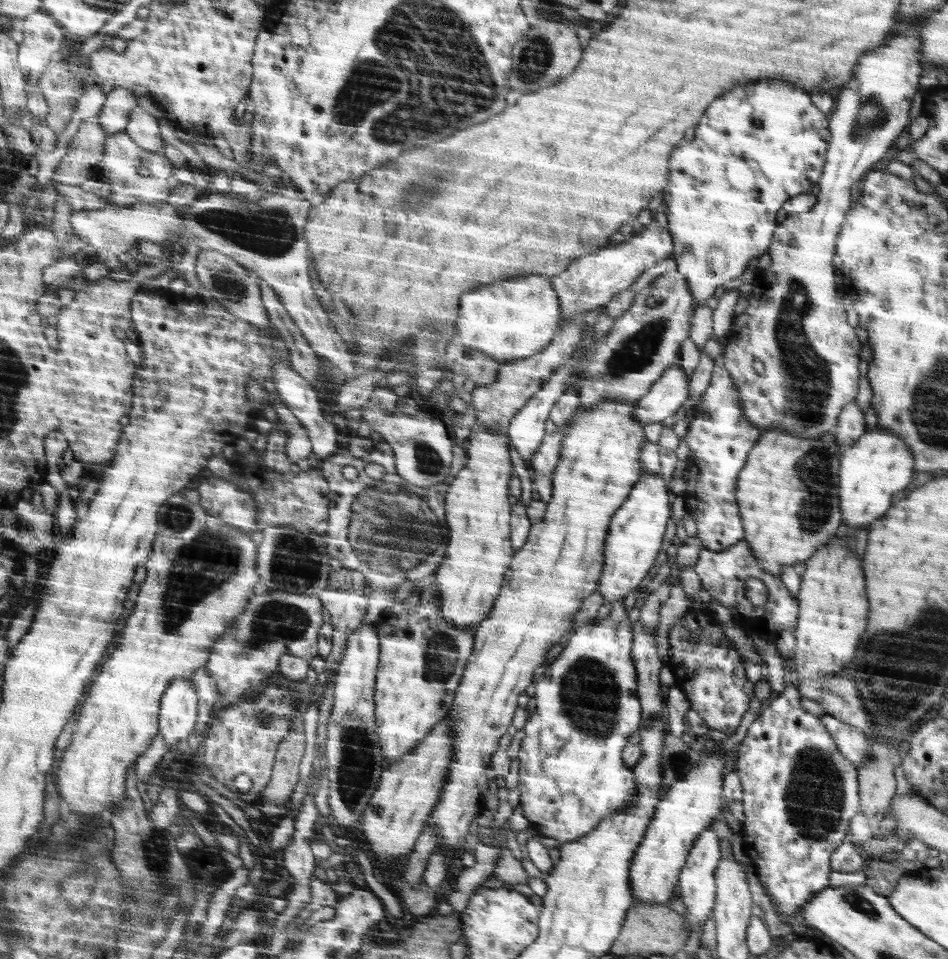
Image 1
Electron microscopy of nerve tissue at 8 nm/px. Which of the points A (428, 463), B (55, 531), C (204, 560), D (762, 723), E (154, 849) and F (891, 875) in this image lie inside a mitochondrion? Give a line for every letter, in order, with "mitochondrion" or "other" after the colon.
A: mitochondrion
B: other
C: mitochondrion
D: other
E: mitochondrion
F: other

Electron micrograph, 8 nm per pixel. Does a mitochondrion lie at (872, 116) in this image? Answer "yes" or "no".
yes

